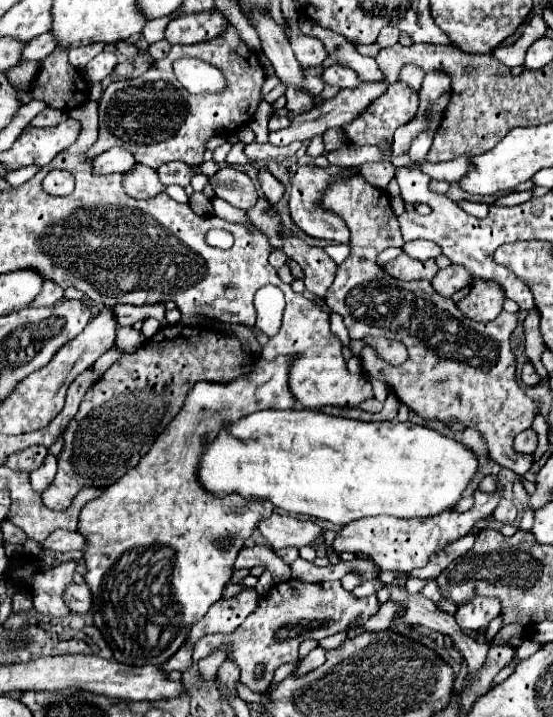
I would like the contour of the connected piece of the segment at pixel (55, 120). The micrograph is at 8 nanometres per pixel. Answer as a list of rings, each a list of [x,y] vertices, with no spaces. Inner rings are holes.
[[[43,109],[33,121],[31,121],[31,125],[33,127],[53,127],[53,125],[59,125],[61,121],[65,121],[69,115],[65,113],[65,111],[61,111],[61,109]]]

